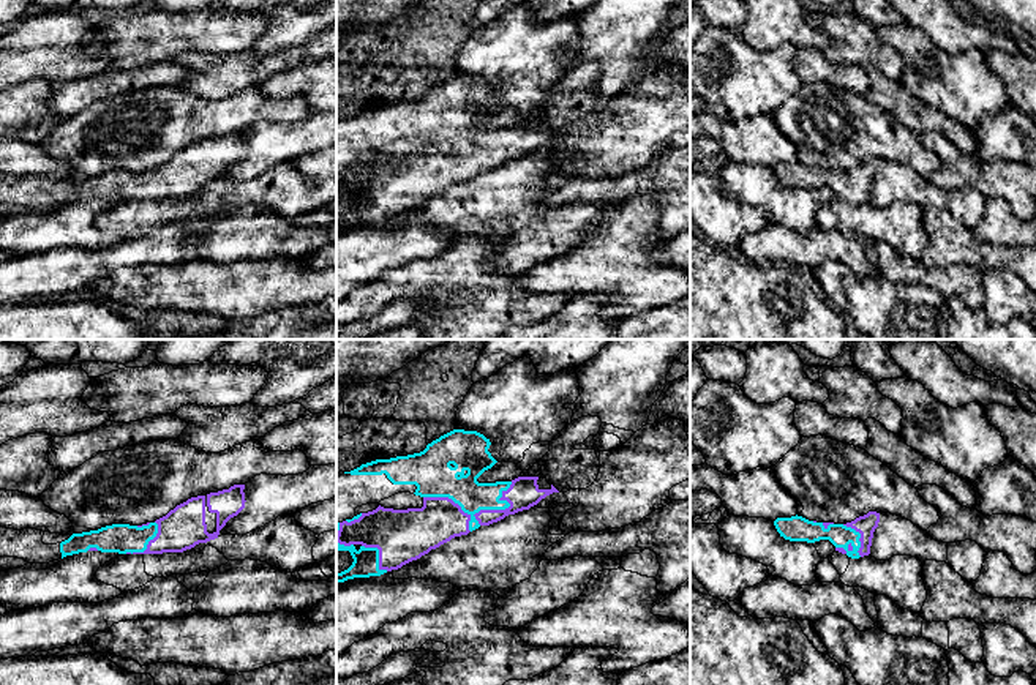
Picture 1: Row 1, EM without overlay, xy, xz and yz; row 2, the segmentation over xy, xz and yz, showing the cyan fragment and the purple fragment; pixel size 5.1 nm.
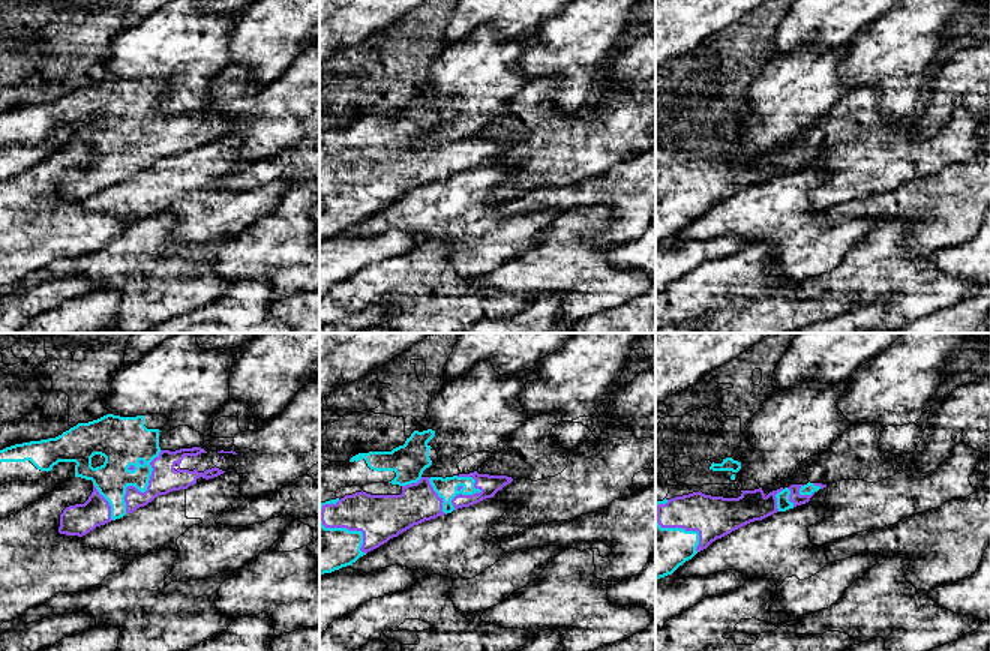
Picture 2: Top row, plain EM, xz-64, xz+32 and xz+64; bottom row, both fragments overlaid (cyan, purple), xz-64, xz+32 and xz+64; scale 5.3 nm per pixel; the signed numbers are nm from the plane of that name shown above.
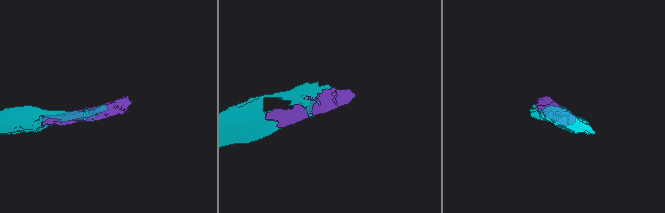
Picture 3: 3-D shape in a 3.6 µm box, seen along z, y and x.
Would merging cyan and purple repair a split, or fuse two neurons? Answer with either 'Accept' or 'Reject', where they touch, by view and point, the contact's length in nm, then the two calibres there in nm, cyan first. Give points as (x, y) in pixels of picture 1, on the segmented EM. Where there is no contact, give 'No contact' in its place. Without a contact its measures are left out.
Accept. Touches cyan at xz (479, 510). Shared border 460 nm. Thickness 180 nm (cyan) against 160 nm

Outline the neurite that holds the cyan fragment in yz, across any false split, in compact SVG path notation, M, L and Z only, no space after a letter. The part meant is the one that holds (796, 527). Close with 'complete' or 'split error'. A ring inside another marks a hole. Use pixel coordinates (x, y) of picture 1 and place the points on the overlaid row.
M869 511L846 524L816 522L796 515L791 518L777 518L774 526L785 540L807 543L829 540L835 546L835 551L851 559L859 559L870 554L878 522L880 513Z; split error

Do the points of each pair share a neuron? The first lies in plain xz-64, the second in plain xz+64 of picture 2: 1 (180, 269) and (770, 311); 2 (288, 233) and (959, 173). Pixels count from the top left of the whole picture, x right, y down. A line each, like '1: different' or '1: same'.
1: same
2: different

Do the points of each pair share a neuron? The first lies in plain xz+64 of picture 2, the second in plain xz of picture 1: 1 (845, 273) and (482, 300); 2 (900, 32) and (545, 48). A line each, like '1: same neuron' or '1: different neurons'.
1: different neurons
2: different neurons

